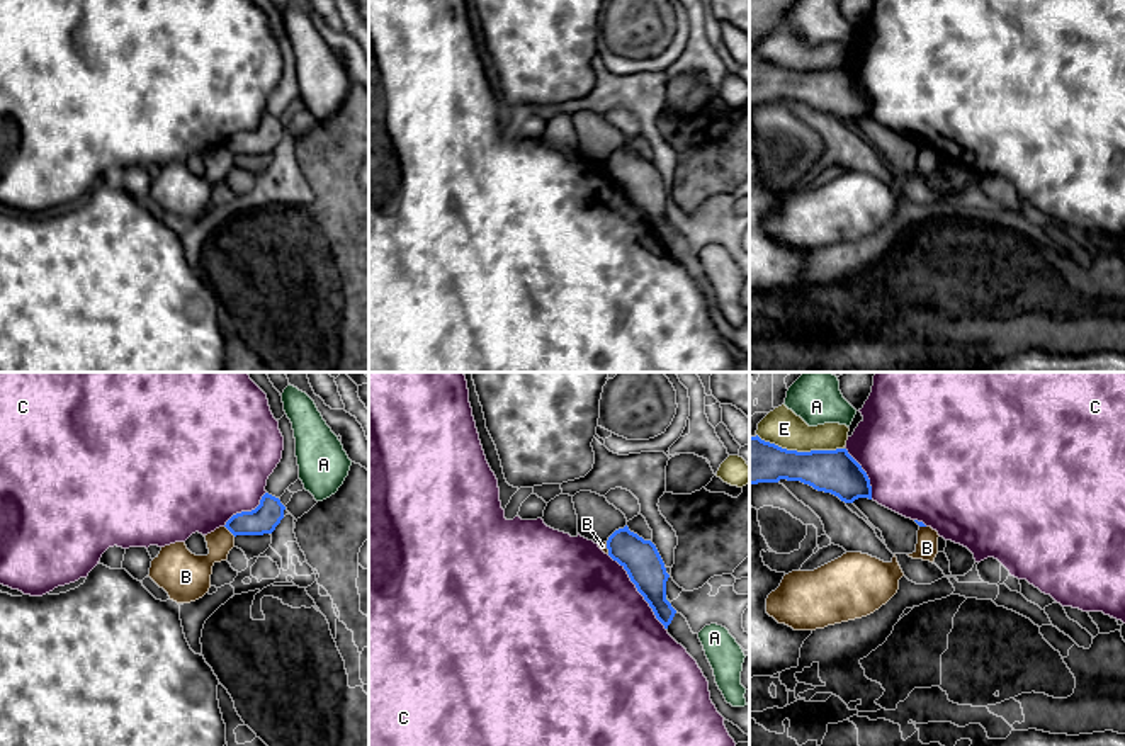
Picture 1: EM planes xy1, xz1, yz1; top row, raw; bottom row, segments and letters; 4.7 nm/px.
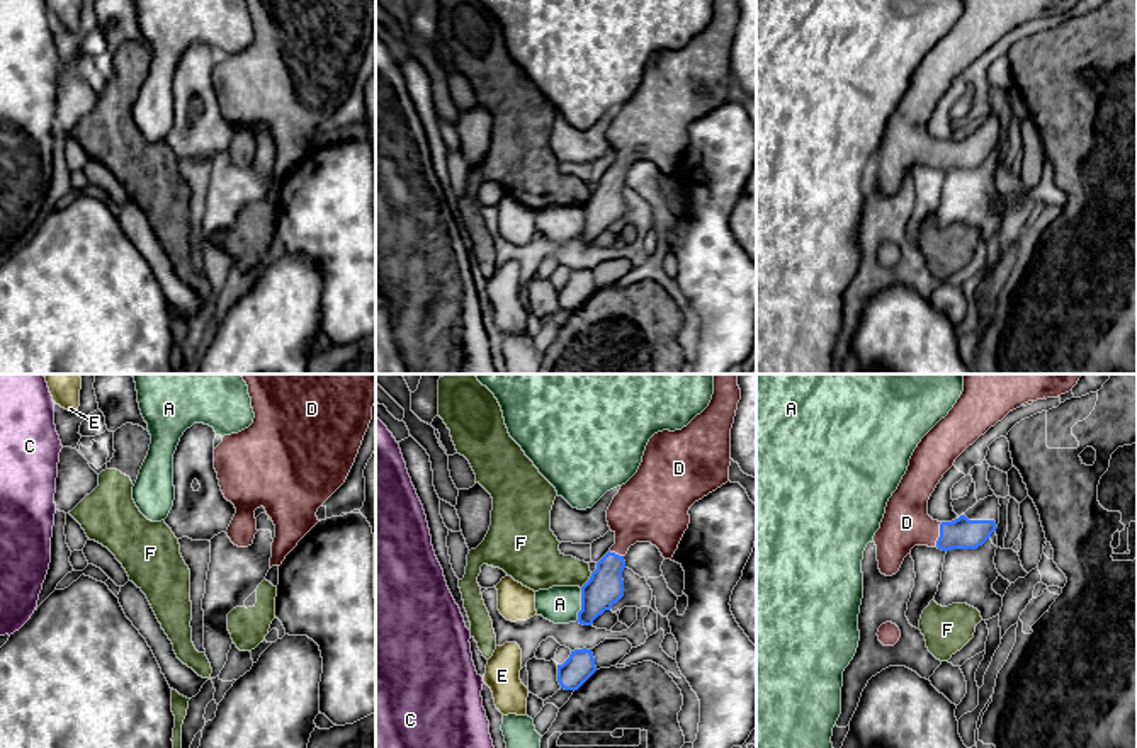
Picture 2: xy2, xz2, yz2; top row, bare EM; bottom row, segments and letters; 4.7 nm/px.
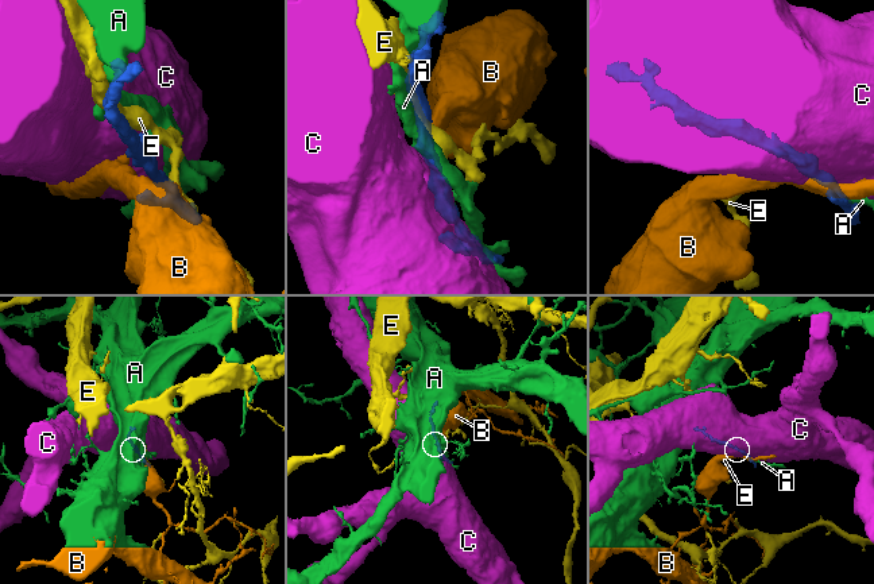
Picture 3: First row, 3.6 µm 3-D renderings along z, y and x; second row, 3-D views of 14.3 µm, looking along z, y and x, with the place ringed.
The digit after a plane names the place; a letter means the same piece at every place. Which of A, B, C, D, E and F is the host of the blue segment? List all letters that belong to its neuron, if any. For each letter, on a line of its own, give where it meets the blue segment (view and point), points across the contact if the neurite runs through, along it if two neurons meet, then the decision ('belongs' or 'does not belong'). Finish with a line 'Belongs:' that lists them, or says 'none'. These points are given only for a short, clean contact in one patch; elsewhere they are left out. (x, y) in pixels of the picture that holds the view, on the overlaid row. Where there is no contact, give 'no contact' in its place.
A: meets blue in xz2 at (582, 606); does not belong
B: meets blue in xy1 at (230, 531); border along xy1 (225, 525), (235, 536); does not belong
C: meets blue in xz1 at (638, 590); does not belong
D: meets blue in yz2 at (940, 534); runs through yz2 (959, 534), (940, 534), (922, 531), (906, 522); belongs
E: meets blue in yz1 at (801, 452); does not belong
F: meets blue in xz2 at (588, 580); border along xz2 (592, 573), (580, 587); does not belong
Belongs: D

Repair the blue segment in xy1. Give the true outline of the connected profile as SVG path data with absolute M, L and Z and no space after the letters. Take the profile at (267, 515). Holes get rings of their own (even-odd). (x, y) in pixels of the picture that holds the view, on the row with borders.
M265 493L255 510L233 515L224 527L235 537L272 534L284 518L284 510L279 498Z

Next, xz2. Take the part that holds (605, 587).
M716 374L712 400L700 415L682 430L663 430L649 439L637 473L620 486L607 510L615 544L581 586L581 610L576 622L591 626L598 615L624 597L624 556L631 546L651 542L665 559L671 559L688 529L690 507L729 481L731 428L739 400L738 374Z

